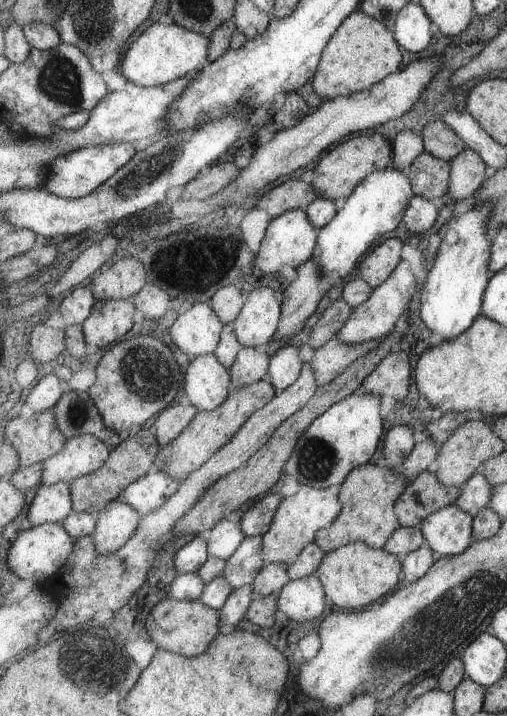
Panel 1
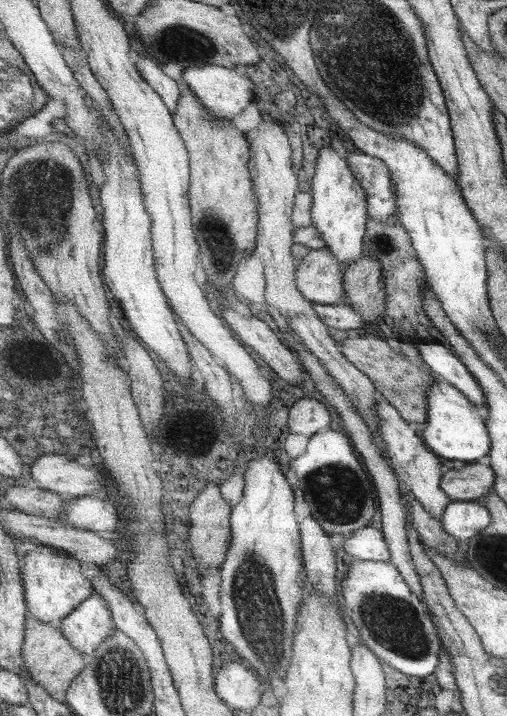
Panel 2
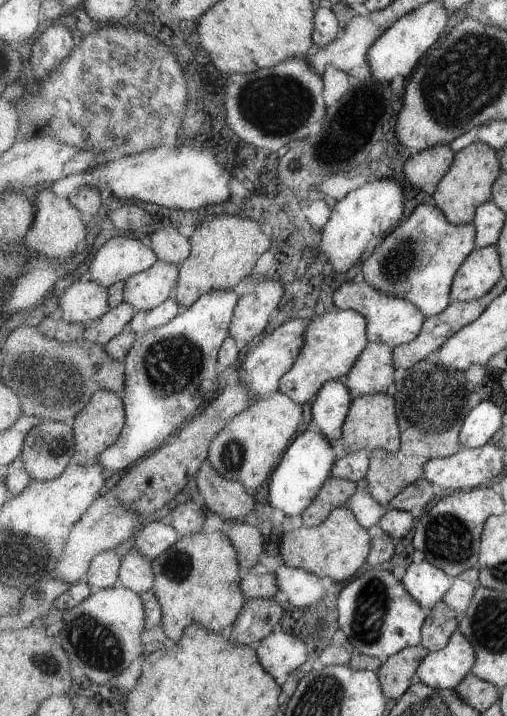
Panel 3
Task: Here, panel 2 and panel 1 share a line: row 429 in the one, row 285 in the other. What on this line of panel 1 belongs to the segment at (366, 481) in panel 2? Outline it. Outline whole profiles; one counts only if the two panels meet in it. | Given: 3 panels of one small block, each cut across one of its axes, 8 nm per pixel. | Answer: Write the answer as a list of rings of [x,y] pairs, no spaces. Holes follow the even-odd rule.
[[[392,166],[373,172],[357,186],[355,192],[346,200],[337,216],[320,229],[318,244],[314,253],[315,262],[325,277],[327,288],[332,285],[344,285],[343,278],[352,270],[357,270],[364,257],[369,254],[377,238],[395,230],[404,221],[405,213],[415,191],[406,172],[399,172]]]

